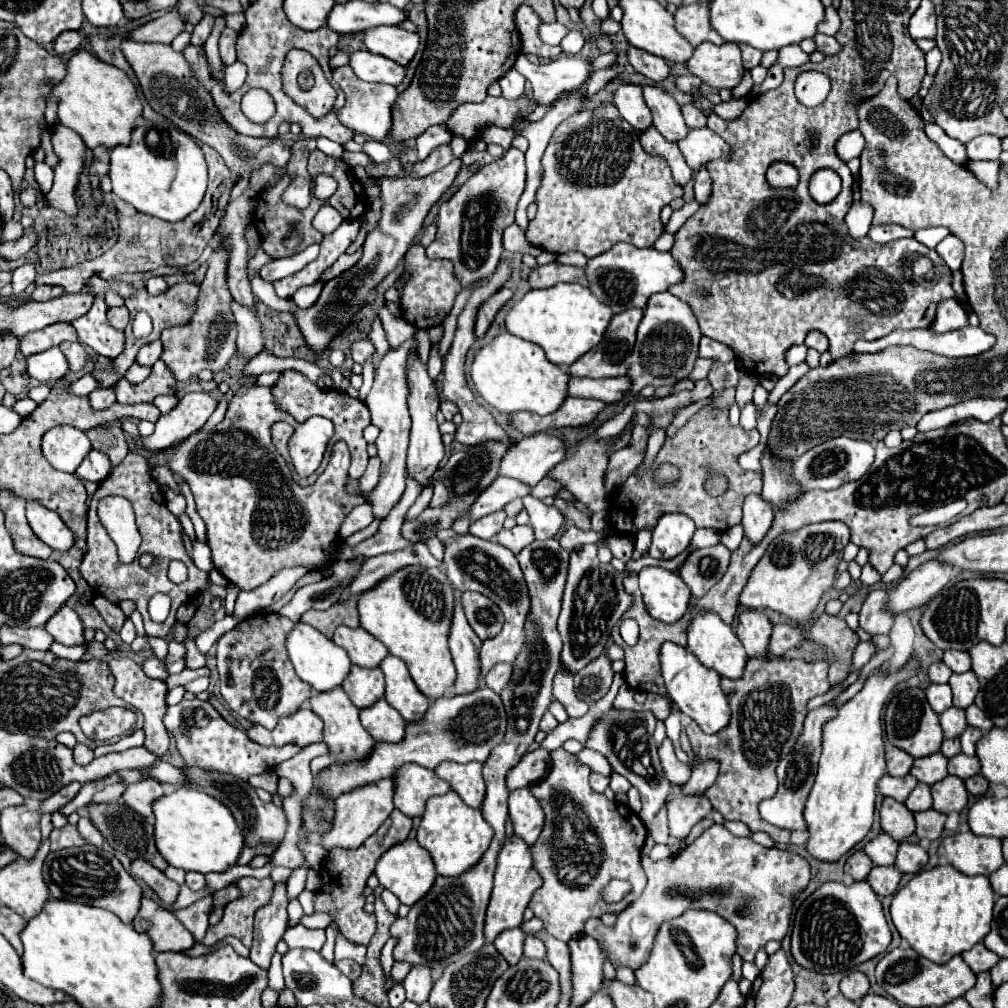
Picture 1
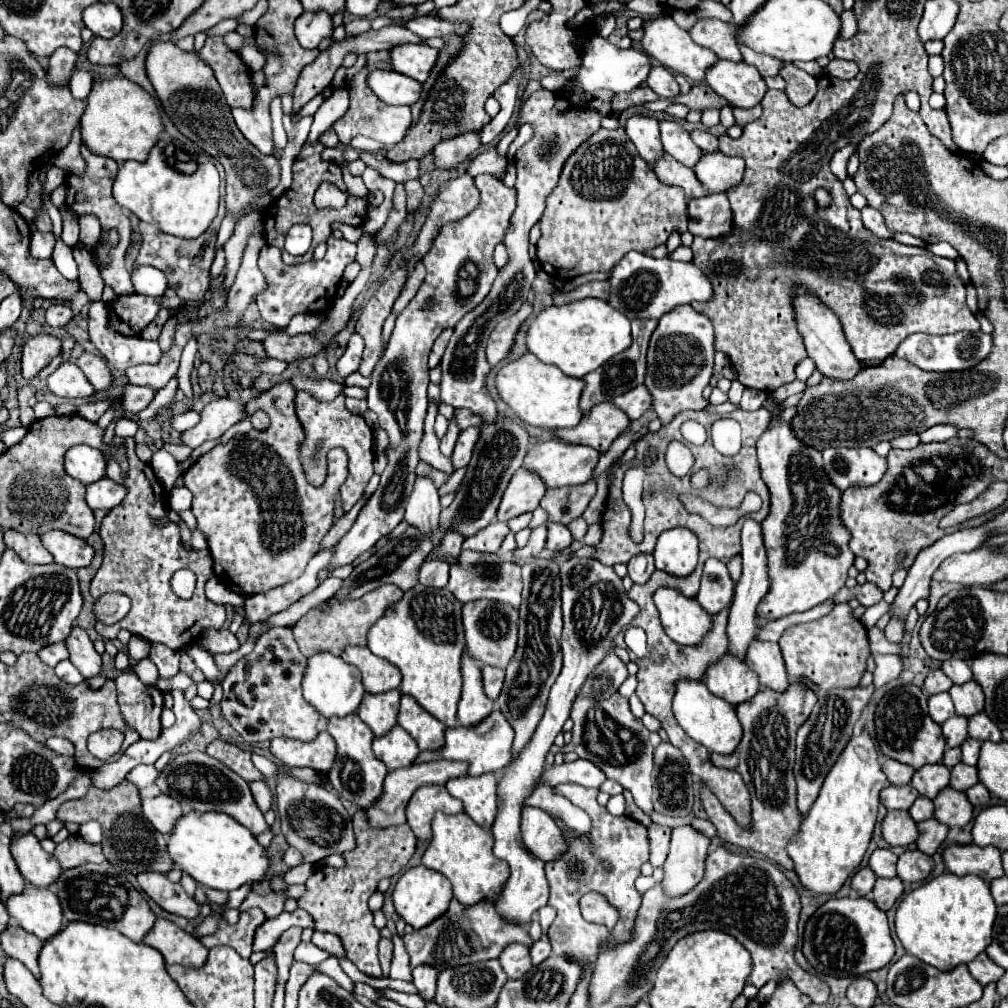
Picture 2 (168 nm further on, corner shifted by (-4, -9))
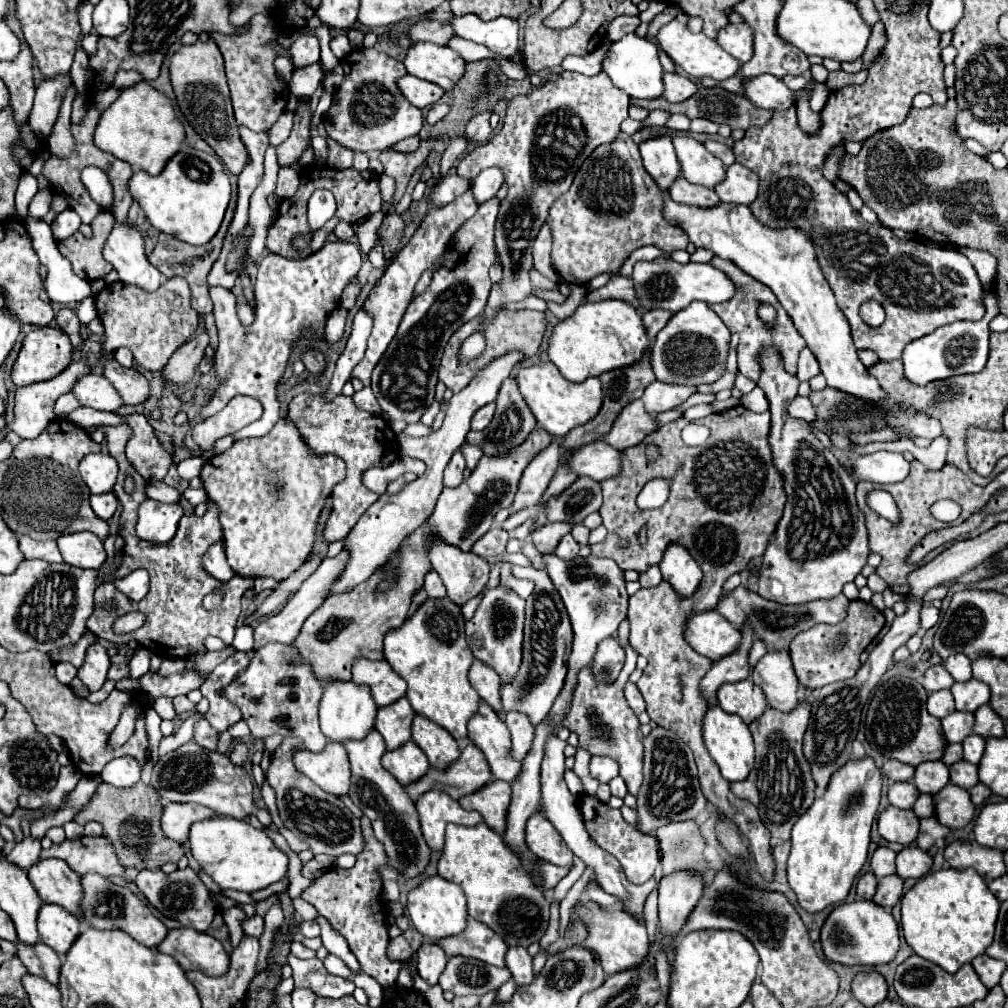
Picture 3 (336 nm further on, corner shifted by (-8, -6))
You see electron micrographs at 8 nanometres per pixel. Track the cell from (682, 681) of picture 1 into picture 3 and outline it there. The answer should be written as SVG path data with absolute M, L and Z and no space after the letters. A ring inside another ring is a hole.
M714 704L714 708L706 710L702 720L702 736L712 760L720 766L720 772L726 780L744 780L748 776L754 766L754 742L748 724L740 716L728 714L718 704Z

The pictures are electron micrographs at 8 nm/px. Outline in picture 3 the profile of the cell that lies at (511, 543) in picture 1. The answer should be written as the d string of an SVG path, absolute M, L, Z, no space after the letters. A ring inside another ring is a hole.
M566 522L544 524L544 526L540 526L540 528L536 528L536 530L532 532L532 542L534 542L534 546L536 546L536 550L538 550L540 554L552 554L554 548L556 548L556 544L558 544L558 540L560 540L564 534L568 534L570 528L572 528L572 526L566 524Z

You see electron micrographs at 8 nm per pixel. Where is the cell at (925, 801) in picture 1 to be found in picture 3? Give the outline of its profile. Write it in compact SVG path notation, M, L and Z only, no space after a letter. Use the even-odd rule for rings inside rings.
M920 794L918 802L914 804L914 814L918 818L928 818L928 816L934 816L934 802L932 802L932 796L928 794Z

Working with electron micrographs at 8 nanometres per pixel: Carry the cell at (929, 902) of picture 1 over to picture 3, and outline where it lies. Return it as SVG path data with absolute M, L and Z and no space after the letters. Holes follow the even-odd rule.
M938 870L920 878L902 898L902 934L908 946L922 958L954 974L994 940L994 924L1000 902L982 876L974 870Z

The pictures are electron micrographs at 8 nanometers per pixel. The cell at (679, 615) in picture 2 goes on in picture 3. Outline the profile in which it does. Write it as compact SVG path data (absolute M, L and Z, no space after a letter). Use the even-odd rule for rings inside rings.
M716 610L702 612L690 616L684 624L686 642L702 656L710 660L718 660L732 650L736 650L740 642L740 632Z

